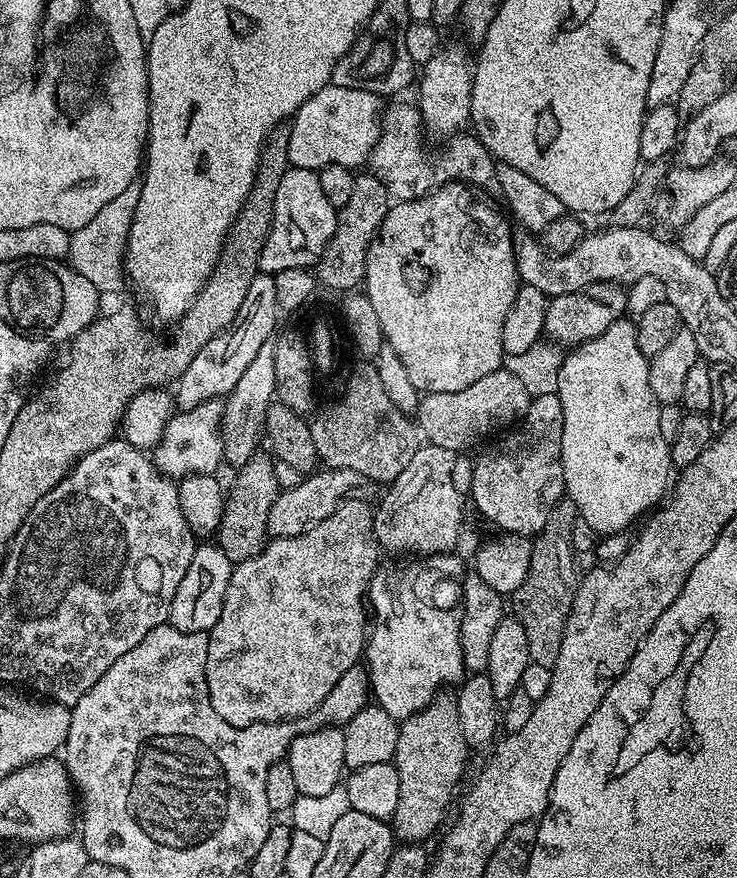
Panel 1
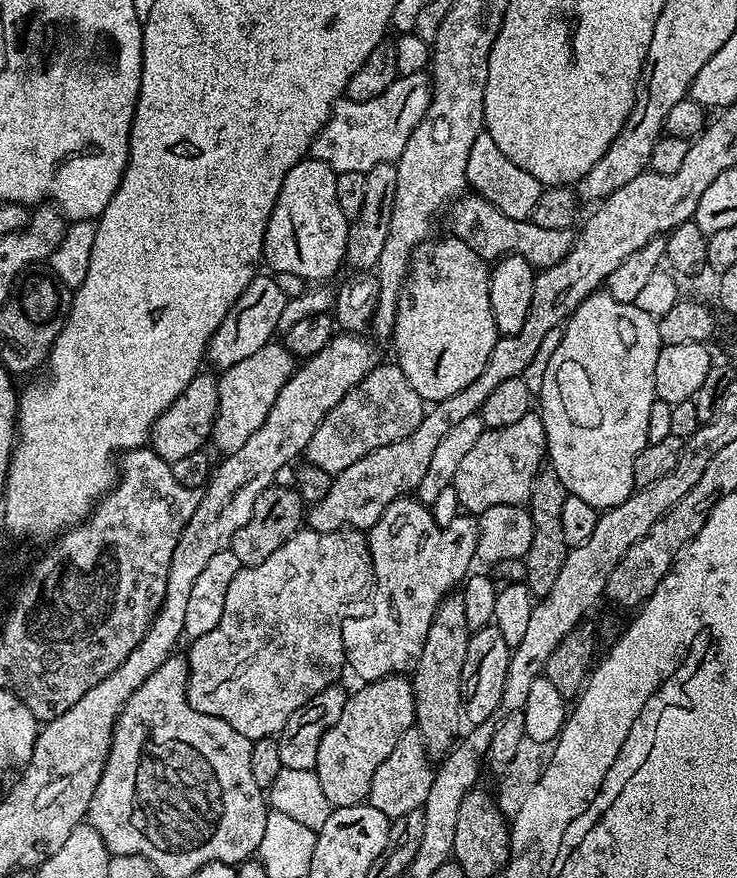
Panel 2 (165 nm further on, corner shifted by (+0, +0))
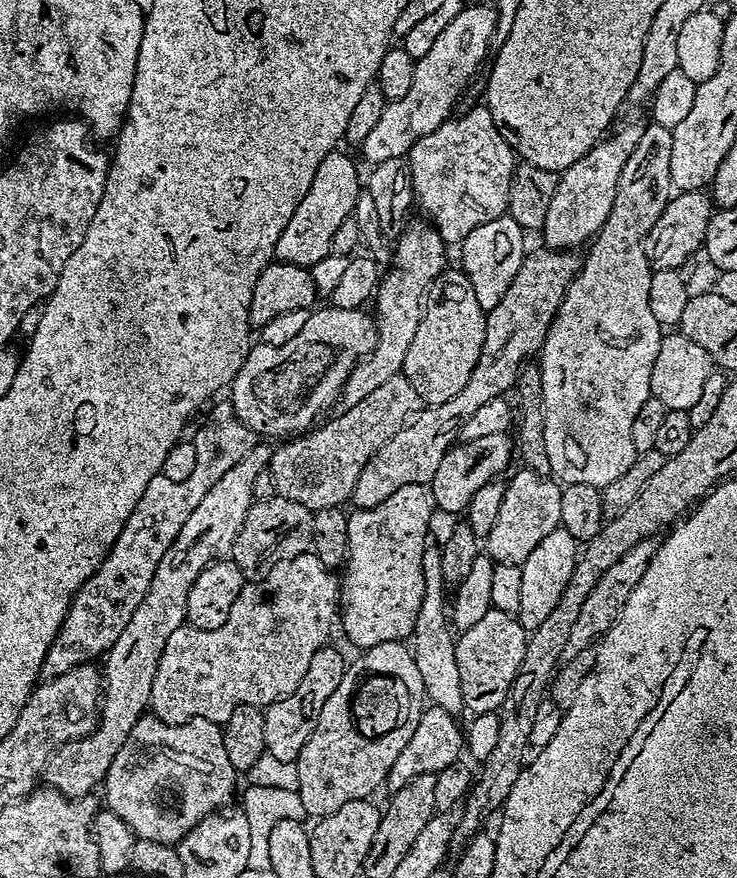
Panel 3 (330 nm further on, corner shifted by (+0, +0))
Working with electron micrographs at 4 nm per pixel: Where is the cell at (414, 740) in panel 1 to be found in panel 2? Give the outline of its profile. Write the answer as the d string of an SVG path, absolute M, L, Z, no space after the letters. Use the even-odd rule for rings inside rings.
M453 590L442 598L434 612L434 622L430 622L430 630L426 633L426 646L422 646L422 654L410 676L416 707L414 726L422 734L428 755L432 758L447 756L462 732L460 683L469 635L463 591Z

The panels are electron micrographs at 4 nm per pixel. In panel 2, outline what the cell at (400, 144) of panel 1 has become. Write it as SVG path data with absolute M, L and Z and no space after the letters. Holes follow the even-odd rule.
M475 194L467 195L451 201L451 235L470 245L484 261L495 262L502 256L521 256L526 258L526 262L530 262L532 268L539 270L562 262L562 258L570 254L572 243L577 238L577 233L572 228L545 230L544 227L533 224L531 219L506 218L506 214L502 214L502 210L495 208L486 198Z

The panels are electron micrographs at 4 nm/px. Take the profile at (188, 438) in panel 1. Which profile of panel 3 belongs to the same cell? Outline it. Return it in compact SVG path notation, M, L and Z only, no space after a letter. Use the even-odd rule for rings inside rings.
M331 306L319 308L317 307L309 315L306 326L302 326L302 330L294 334L294 338L290 338L290 342L285 342L283 346L253 343L242 362L242 370L238 370L238 374L232 379L230 403L234 414L251 432L261 437L288 438L293 434L303 434L309 431L325 415L323 412L331 404L335 405L339 401L346 378L356 369L361 359L376 346L376 321L371 311L364 308Z

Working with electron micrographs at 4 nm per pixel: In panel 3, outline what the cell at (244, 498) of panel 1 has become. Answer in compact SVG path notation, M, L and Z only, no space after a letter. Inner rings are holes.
M272 496L268 500L256 500L242 522L242 530L232 543L230 559L242 570L245 581L266 578L278 562L286 562L312 547L310 522L313 509L302 506L285 496Z

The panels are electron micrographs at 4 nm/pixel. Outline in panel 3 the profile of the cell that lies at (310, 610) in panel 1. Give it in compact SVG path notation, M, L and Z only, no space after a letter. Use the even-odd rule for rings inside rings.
M311 550L303 552L286 562L278 562L278 566L274 566L270 570L270 574L266 574L266 578L245 583L238 598L234 598L230 618L226 618L226 622L222 622L222 626L218 630L198 630L191 626L174 630L174 634L170 634L170 638L166 642L166 650L162 650L162 658L158 658L158 670L154 674L154 686L152 687L151 715L167 724L184 724L188 720L209 720L223 726L230 718L230 714L233 714L235 707L249 704L263 710L269 704L294 694L294 690L298 690L302 678L306 678L306 670L310 670L310 662L314 659L314 654L318 654L318 650L329 643L328 635L332 632L332 623L335 625L338 620L338 580L337 577L335 580L332 576L335 576L333 569L324 565L317 558L315 552Z

